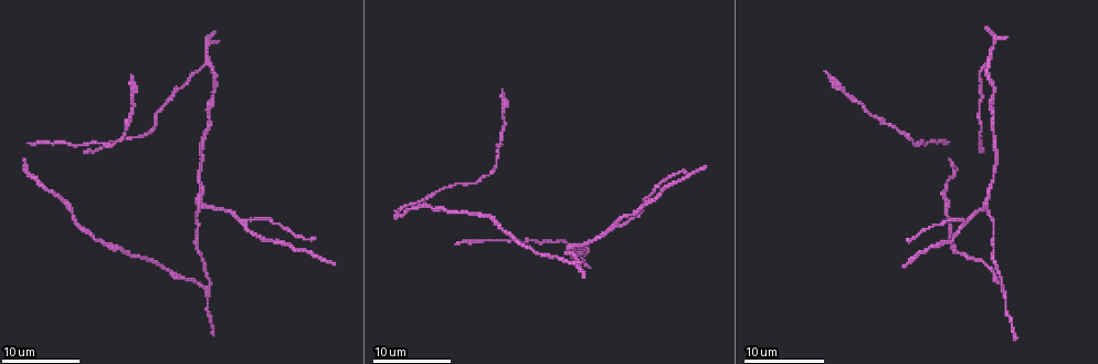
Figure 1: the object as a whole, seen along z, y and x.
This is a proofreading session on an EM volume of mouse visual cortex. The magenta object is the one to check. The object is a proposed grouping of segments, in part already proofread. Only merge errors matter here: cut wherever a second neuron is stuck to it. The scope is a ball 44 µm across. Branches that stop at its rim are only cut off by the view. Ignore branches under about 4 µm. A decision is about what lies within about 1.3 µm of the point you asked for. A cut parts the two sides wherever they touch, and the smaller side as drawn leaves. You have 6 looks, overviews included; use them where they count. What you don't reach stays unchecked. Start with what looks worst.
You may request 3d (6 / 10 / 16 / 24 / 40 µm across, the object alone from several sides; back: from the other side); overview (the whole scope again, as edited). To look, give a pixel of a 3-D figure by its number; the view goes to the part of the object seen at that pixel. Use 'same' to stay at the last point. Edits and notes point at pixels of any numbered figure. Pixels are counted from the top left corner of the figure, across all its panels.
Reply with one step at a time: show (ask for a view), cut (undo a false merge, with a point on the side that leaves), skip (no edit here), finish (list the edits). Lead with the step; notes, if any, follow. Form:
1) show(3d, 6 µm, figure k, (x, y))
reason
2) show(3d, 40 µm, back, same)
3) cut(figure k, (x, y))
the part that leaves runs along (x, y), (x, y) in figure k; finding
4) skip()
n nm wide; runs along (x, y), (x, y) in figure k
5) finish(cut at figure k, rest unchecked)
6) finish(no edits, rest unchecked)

show(3d, 10 µm, figure 1, (579, 261))
side arm on a straight run

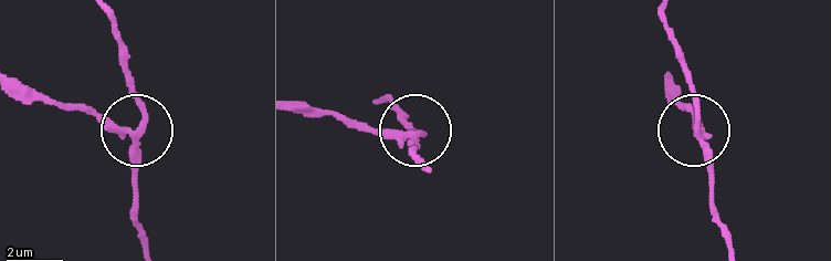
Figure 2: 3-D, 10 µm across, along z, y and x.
show(3d, 6 µm, figure 2, (417, 134))

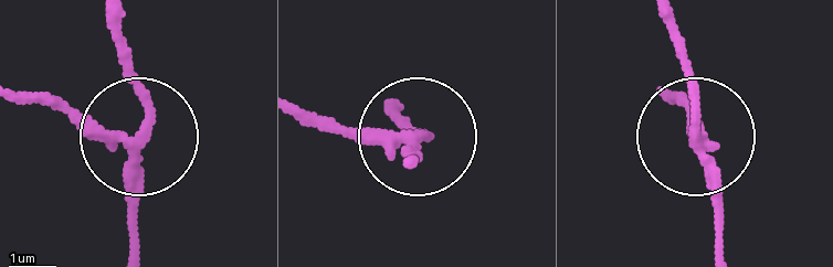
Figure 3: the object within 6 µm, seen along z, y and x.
cut(figure 3, (53, 98))
side arm 7 µm; the part that leaves runs along (118, 137), (27, 100) in figure 3; two neurons meet here

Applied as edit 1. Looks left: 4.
show(overview)
redraw

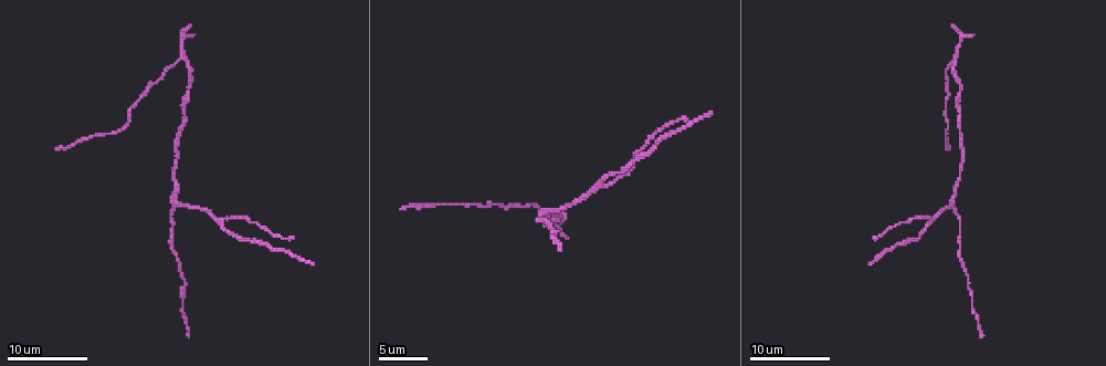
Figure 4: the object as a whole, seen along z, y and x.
show(3d, 10 µm, figure 4, (550, 211))
a fork

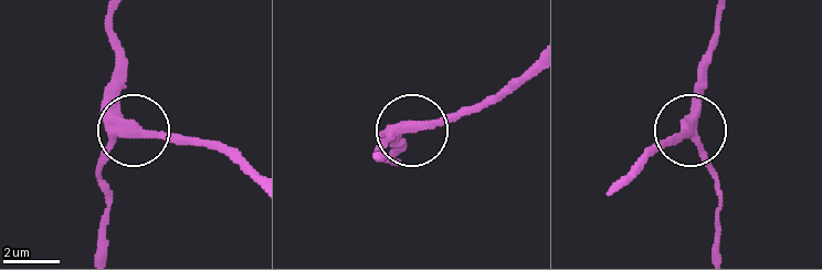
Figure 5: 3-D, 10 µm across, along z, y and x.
skip()
runs along (107, 250), (102, 164), (114, 143), (143, 131), (204, 143) in figure 5; continuous, no second neuron

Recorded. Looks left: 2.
show(3d, 16 µm, figure 4, (223, 222))
three arms meet

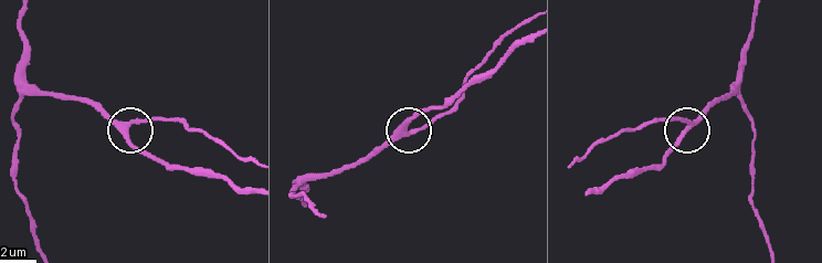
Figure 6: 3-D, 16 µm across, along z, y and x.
skip()
runs along (762, 235), (740, 98), (725, 95), (688, 127), (662, 121) in figure 6; one neuron here

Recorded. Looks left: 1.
finish(cut at figure 3, rest unchecked)

